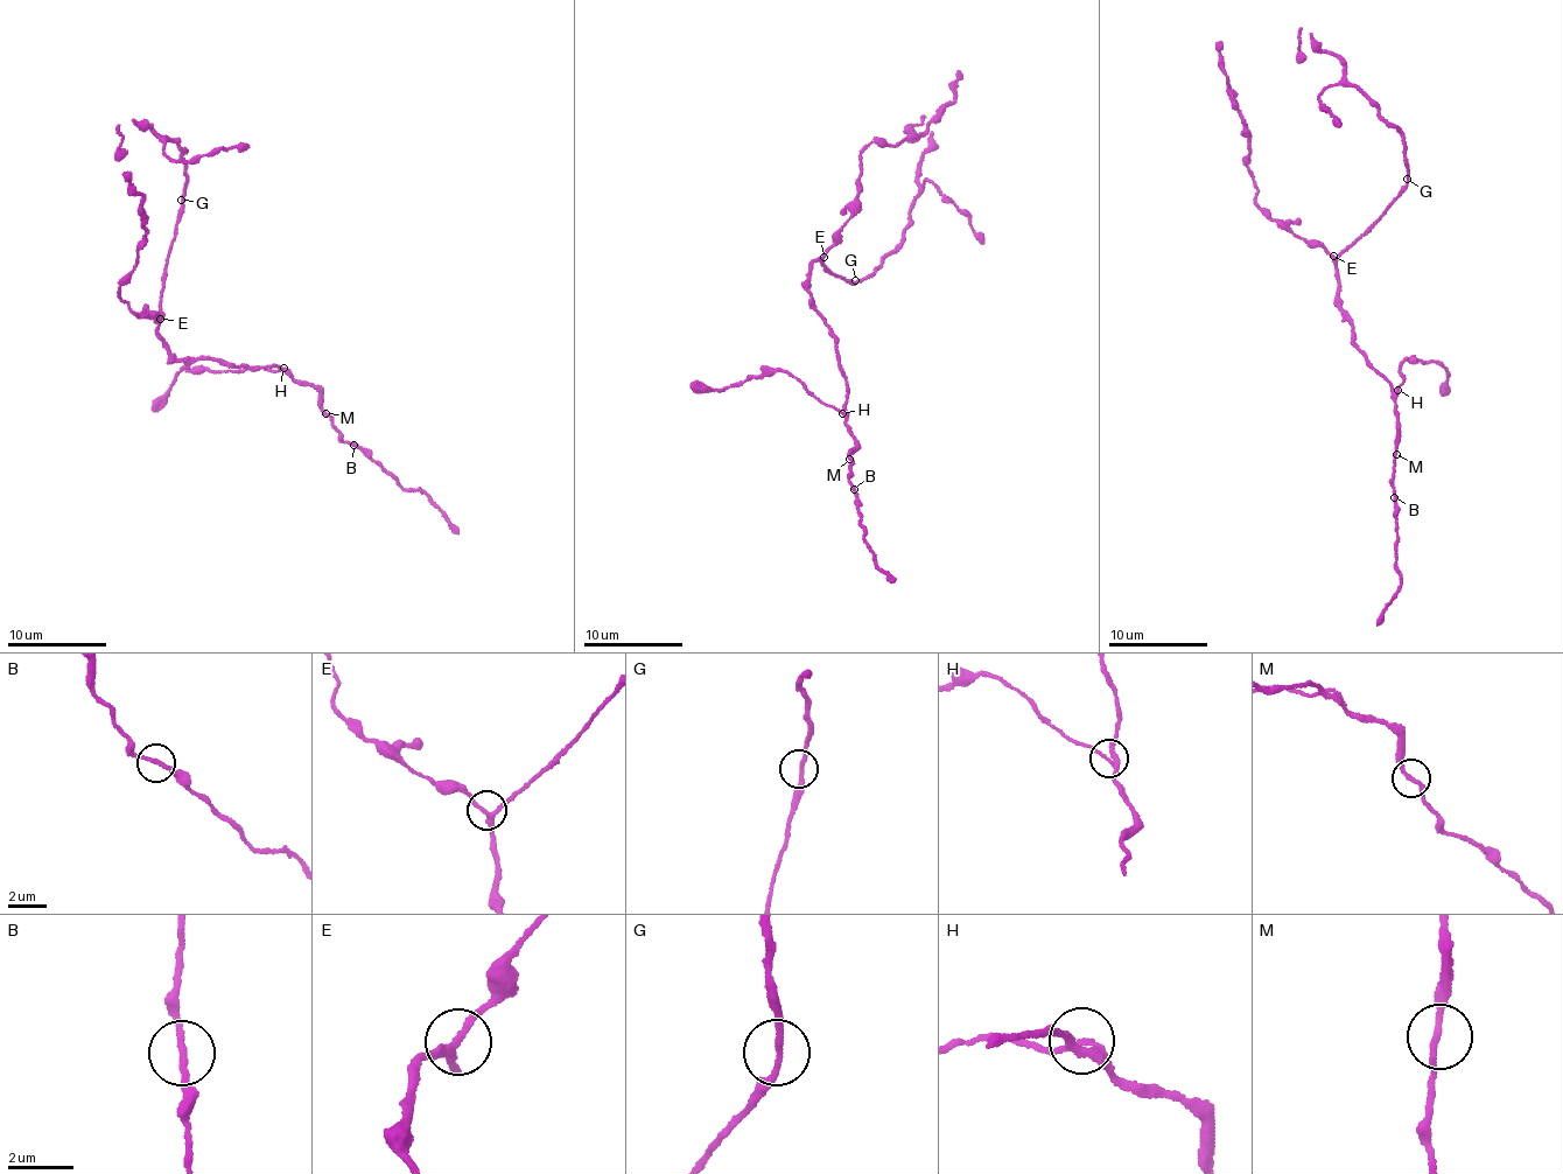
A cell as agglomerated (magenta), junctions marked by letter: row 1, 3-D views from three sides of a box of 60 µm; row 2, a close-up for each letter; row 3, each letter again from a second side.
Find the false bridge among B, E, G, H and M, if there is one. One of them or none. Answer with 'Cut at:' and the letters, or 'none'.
Cut at: none

